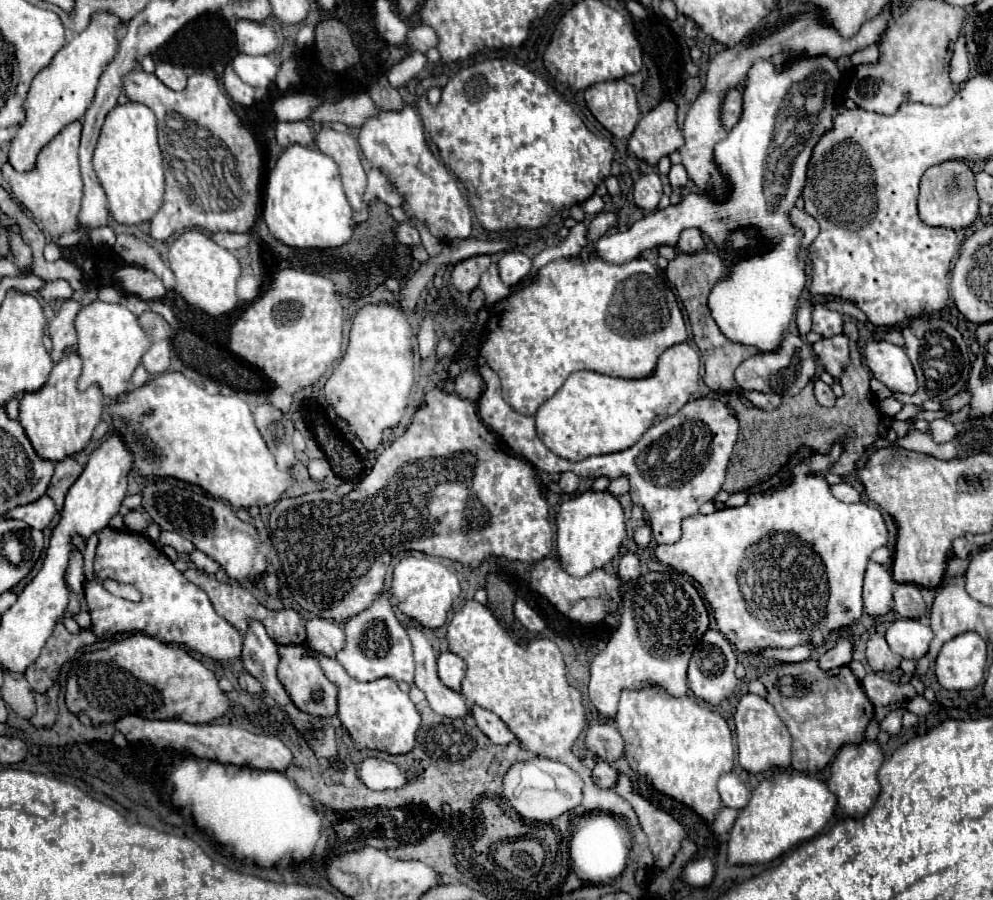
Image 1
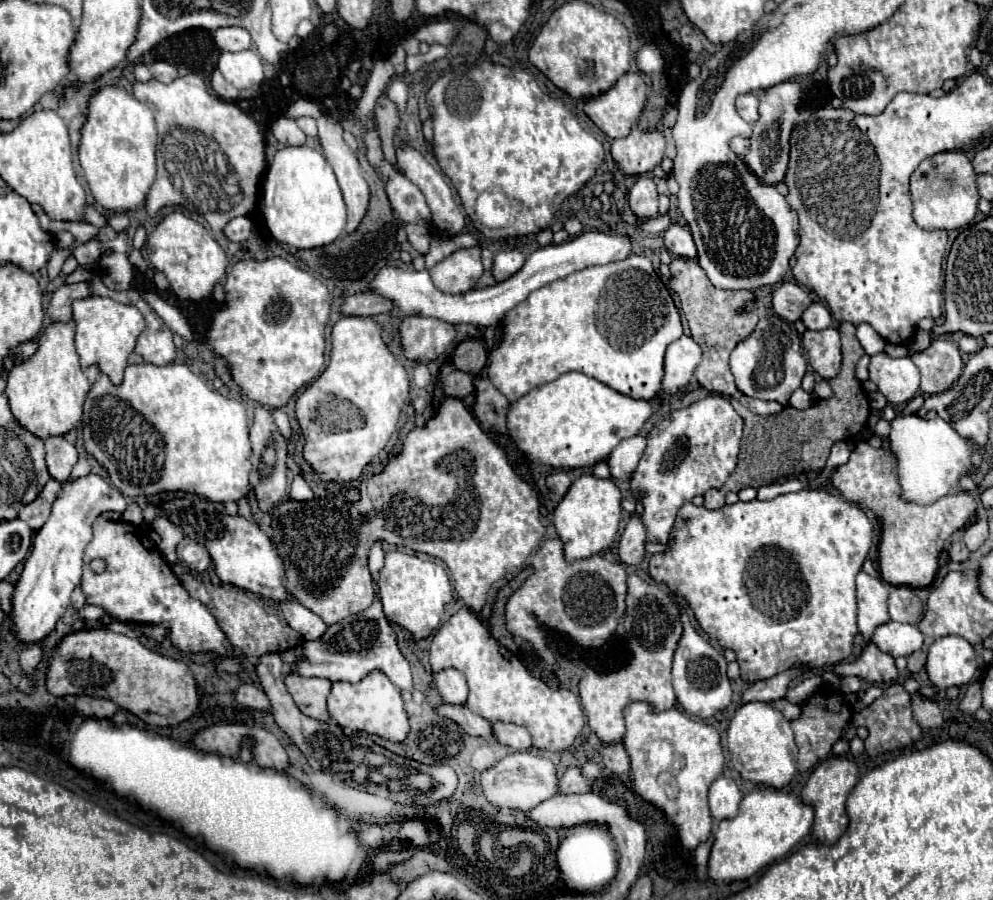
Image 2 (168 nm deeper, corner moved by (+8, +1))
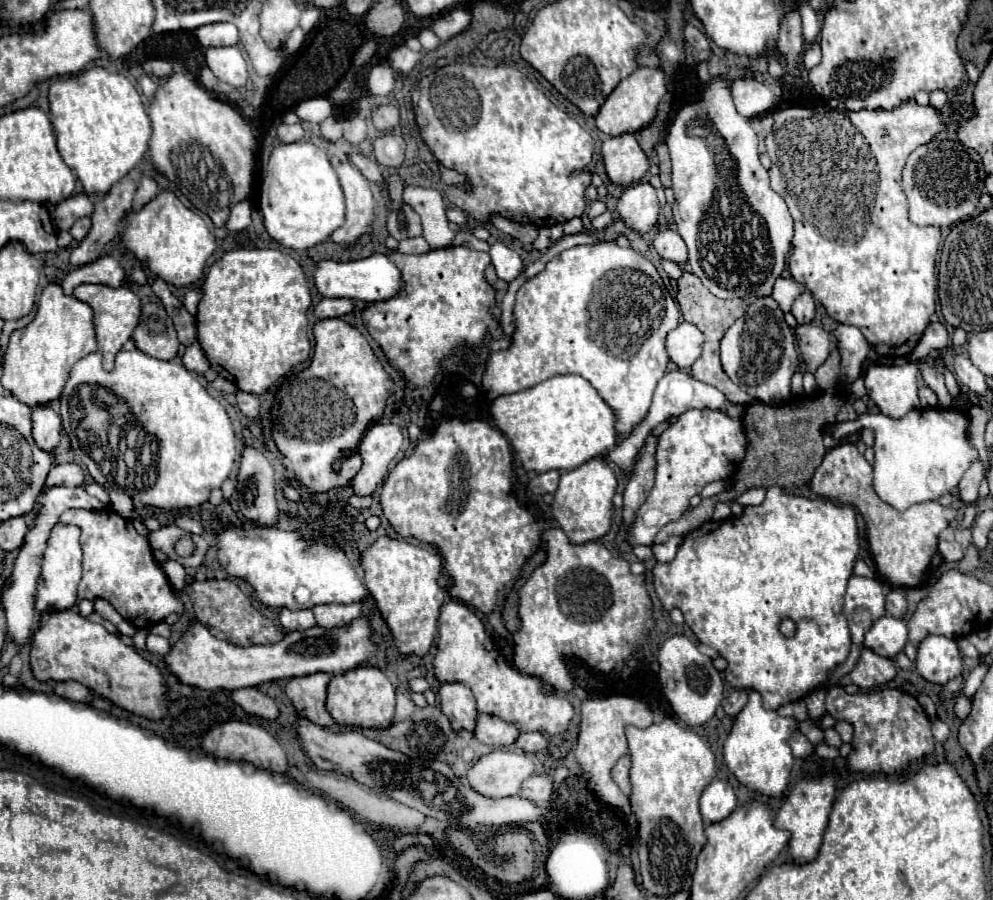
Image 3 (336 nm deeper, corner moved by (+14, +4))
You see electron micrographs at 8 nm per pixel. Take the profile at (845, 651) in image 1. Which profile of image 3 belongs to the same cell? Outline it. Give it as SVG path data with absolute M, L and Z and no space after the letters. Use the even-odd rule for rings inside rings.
M739 689L739 691L733 691L725 701L723 701L723 711L727 715L737 715L747 703L747 691L745 689Z

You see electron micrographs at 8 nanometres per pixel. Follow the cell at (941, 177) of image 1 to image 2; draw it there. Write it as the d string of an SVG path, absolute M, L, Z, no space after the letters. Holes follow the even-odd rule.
M941 152L925 158L911 176L911 198L913 198L913 218L917 226L925 230L955 230L973 222L977 212L977 186L975 170L963 152Z

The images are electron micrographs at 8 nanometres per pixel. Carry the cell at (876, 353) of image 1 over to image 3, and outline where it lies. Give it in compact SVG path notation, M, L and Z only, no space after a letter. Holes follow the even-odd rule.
M915 363L901 367L873 365L865 373L865 387L881 413L891 419L901 419L919 407Z

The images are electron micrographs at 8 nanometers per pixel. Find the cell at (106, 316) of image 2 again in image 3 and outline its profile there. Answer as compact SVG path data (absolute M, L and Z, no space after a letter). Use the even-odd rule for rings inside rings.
M79 285L73 295L79 301L85 301L89 305L93 305L95 311L95 331L97 331L97 343L99 343L99 351L103 353L103 369L113 369L113 361L115 355L121 351L123 343L133 335L133 329L139 323L139 315L141 315L141 299L137 297L137 293L133 293L129 287L107 287L107 285Z

